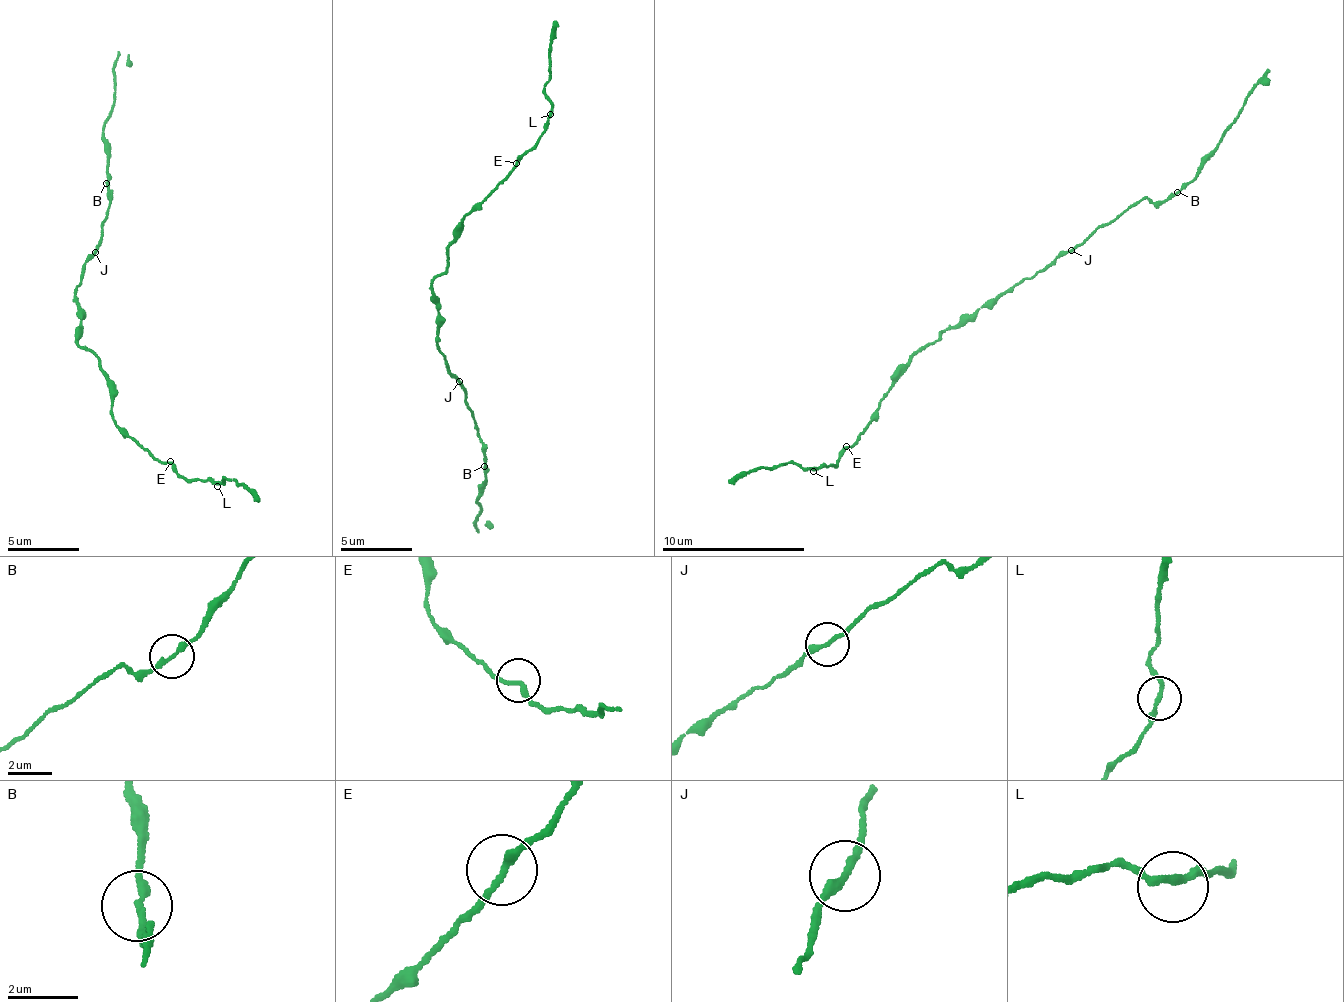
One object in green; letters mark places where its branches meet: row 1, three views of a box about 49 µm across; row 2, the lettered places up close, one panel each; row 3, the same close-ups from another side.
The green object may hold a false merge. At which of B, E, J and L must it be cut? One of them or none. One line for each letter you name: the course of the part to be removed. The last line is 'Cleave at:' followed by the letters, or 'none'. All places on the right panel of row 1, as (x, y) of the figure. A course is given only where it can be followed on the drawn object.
B: course (1178, 191), (1195, 177), (1267, 71), (1265, 86)
Cleave at: B

